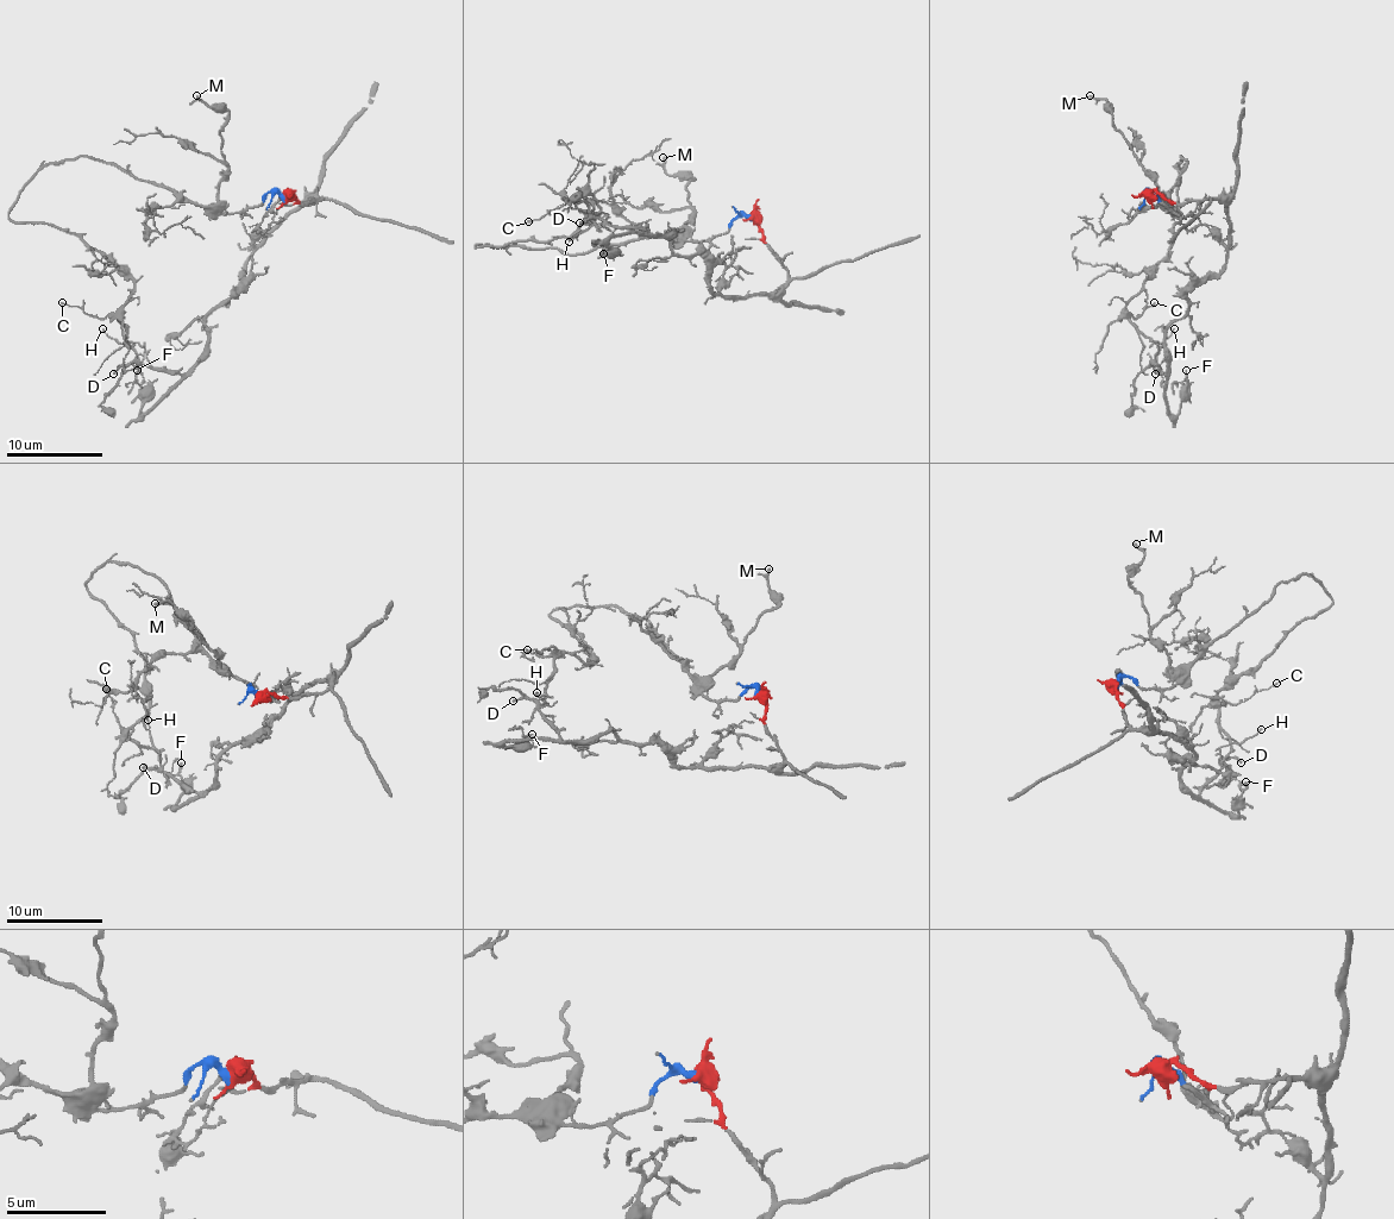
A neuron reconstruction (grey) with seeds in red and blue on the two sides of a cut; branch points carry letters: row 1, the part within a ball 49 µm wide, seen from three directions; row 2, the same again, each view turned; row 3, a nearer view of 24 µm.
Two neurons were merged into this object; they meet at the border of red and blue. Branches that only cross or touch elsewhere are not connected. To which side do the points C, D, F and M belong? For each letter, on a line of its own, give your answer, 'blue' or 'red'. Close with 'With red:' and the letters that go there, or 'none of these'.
C: blue
D: red
F: red
M: blue
With red: D, F

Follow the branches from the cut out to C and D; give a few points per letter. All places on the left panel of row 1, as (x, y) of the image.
C: (284, 198), (207, 212), (90, 157), (50, 162), (8, 217), (79, 234), (134, 291), (106, 319), (62, 302)
D: (284, 198), (320, 198), (277, 227), (243, 280), (205, 316), (207, 352), (186, 375), (134, 362), (113, 375)

